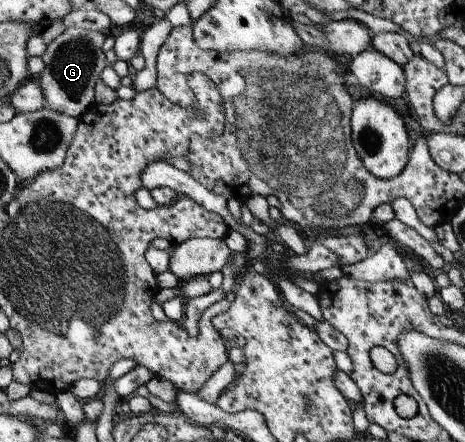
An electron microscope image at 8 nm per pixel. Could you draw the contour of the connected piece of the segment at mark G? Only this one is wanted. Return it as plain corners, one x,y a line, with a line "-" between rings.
66,27
56,39
52,39
41,56
44,67
38,73
38,87
42,89
44,101
50,111
78,118
85,113
93,102
93,88
96,79
104,69
104,53
100,46
106,34
98,31

